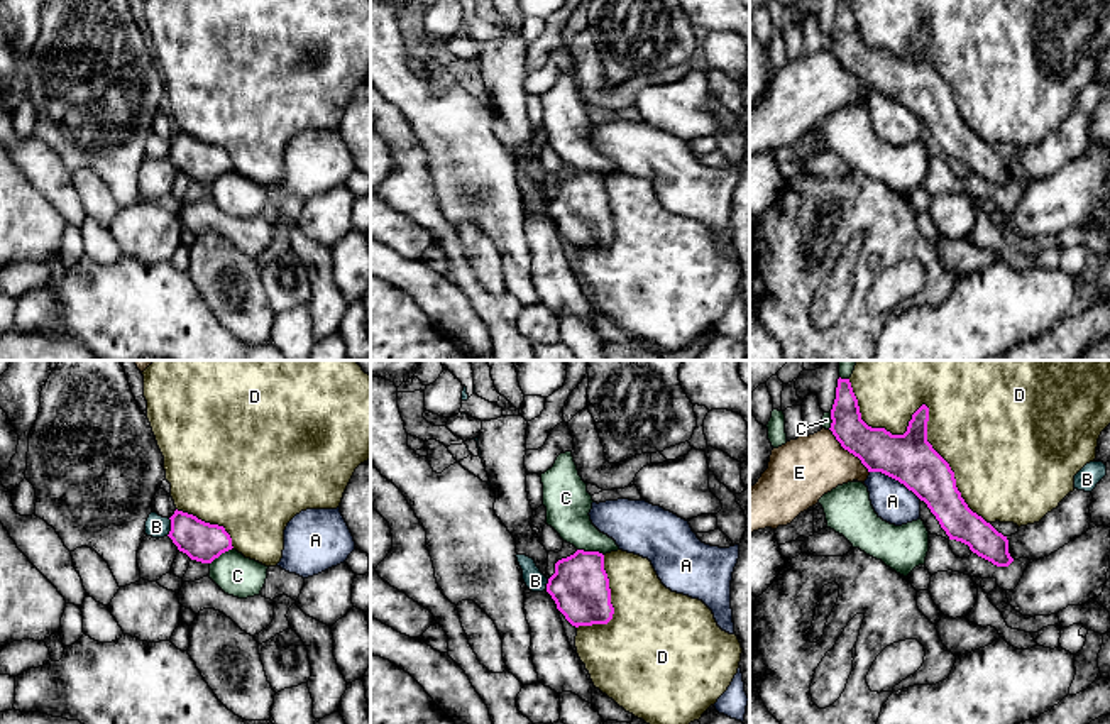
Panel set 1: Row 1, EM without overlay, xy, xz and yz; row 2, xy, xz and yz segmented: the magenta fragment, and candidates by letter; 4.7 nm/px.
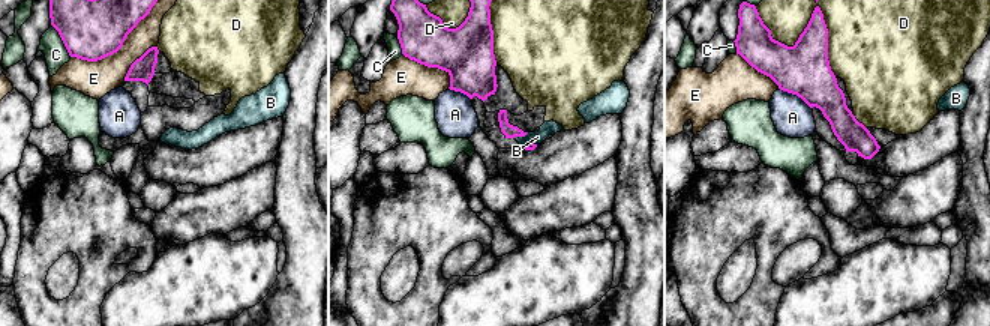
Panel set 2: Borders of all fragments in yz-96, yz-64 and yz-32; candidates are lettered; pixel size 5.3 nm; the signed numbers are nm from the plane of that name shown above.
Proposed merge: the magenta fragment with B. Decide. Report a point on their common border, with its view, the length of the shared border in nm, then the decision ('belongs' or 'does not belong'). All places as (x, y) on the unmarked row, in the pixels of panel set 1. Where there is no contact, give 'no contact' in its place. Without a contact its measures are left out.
meets magenta in xy at (171, 148); contact 90 nm long; does not belong

